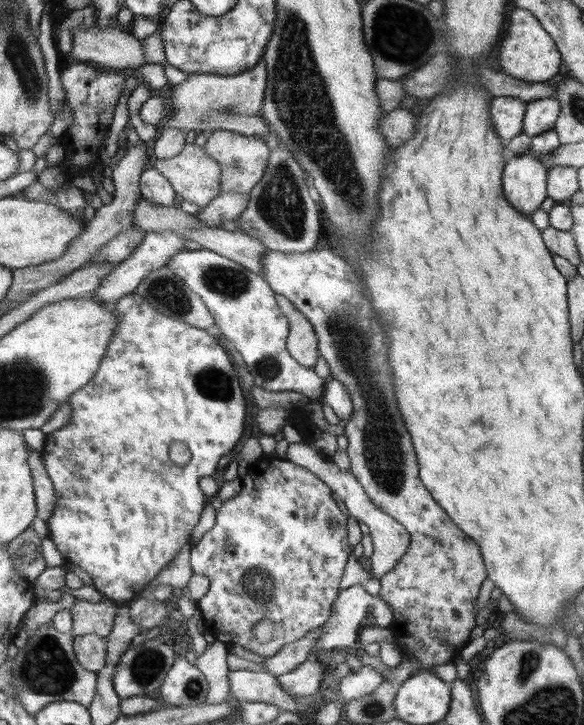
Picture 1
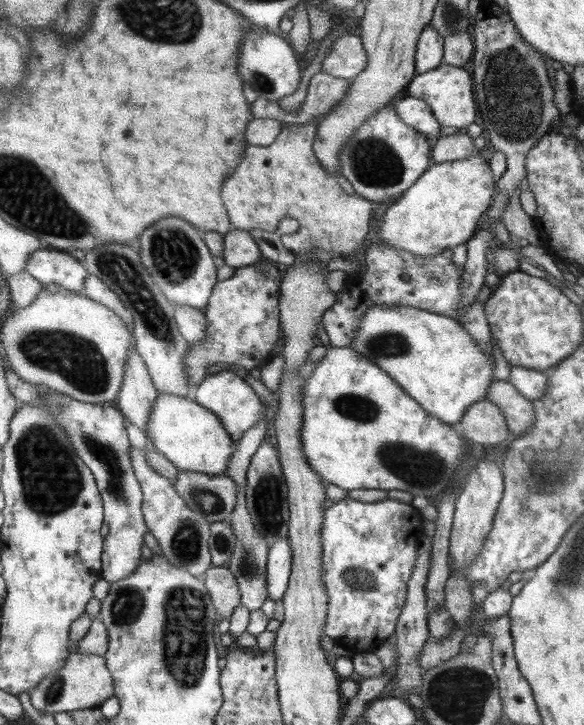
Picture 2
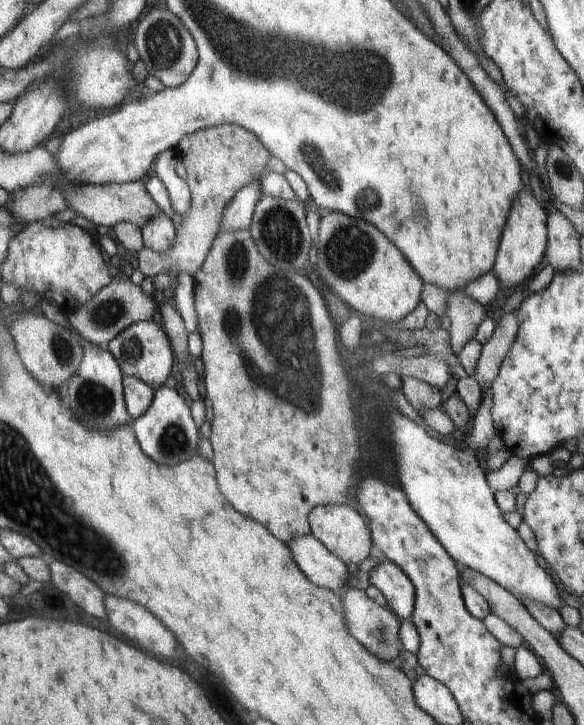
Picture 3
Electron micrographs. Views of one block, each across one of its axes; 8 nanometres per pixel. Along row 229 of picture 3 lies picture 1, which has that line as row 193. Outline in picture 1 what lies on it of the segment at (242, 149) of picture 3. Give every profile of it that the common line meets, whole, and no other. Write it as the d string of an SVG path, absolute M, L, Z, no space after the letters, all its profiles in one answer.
M186 143L182 152L169 159L157 159L154 162L155 169L170 181L172 188L178 192L184 200L204 208L220 192L220 163L208 156L204 146L195 143Z

